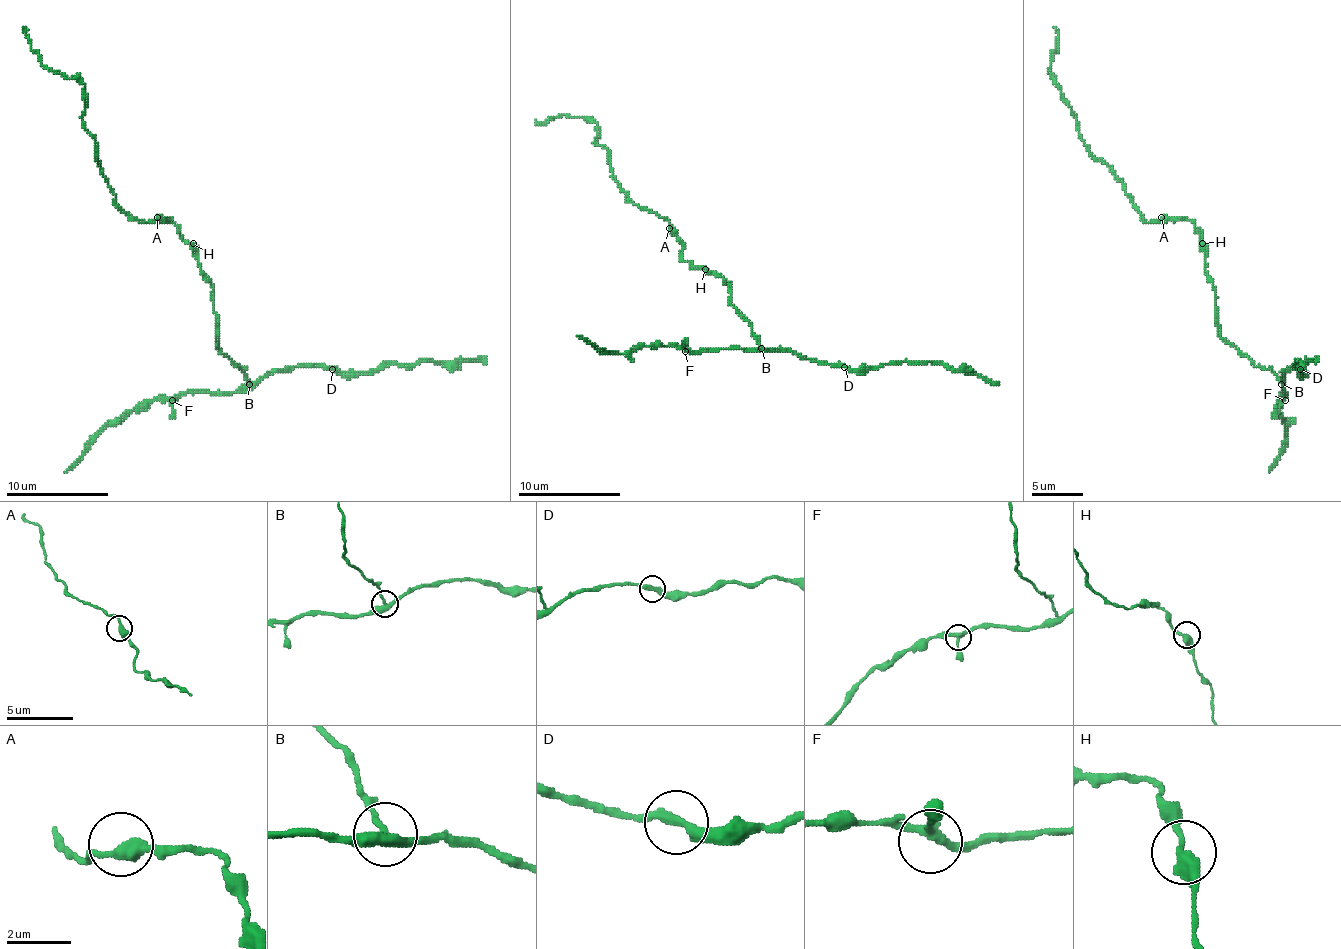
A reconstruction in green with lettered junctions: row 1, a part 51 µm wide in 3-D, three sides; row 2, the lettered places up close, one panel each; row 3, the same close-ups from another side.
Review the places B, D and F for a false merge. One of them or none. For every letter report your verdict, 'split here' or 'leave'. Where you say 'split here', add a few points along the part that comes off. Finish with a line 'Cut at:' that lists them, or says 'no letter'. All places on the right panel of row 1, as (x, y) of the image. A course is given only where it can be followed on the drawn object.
B: split here | (1282, 385), (1220, 336), (1215, 287), (1192, 220), (1143, 217), (1087, 145), (1048, 71), (1058, 37), (1053, 27)
D: leave
F: leave
Cut at: B

